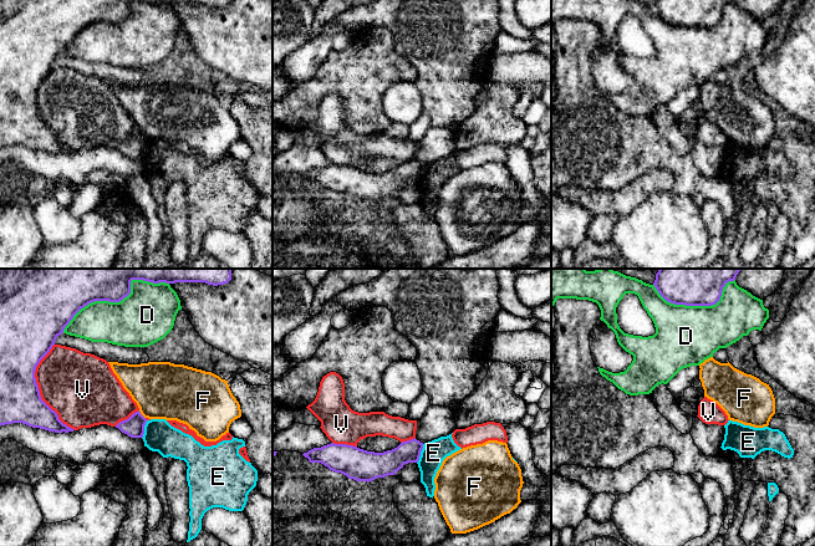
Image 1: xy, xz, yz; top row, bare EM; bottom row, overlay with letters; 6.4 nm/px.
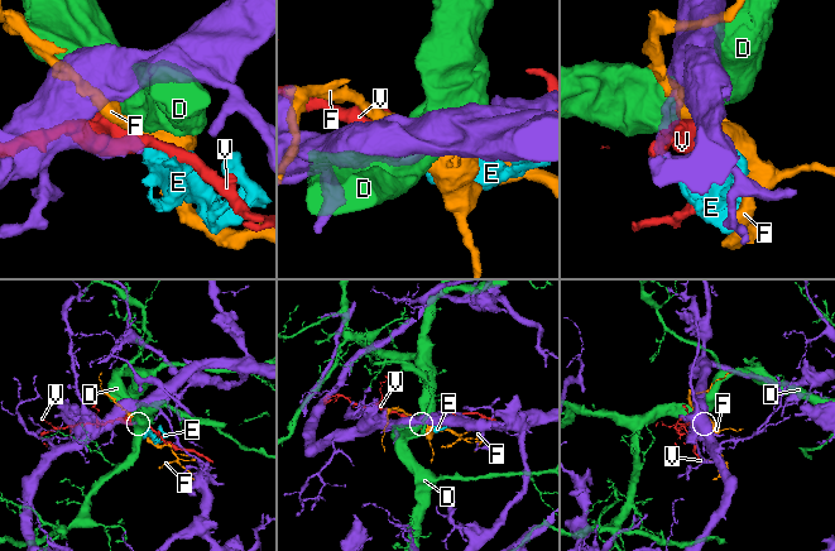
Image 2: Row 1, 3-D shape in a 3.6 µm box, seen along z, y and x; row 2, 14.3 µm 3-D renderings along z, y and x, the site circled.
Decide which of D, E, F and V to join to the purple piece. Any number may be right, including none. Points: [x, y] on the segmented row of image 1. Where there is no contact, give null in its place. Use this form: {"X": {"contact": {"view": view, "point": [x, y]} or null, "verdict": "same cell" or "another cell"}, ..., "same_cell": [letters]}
{"D": {"contact": {"view": "xy", "point": [117, 301]}, "verdict": "another cell"}, "E": {"contact": {"view": "xz", "point": [419, 454]}, "verdict": "another cell"}, "F": {"contact": {"view": "xy", "point": [141, 414]}, "verdict": "another cell"}, "V": {"contact": {"view": "xy", "point": [37, 389]}, "verdict": "another cell"}, "same_cell": []}

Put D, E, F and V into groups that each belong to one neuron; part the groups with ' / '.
D / E / F / V

